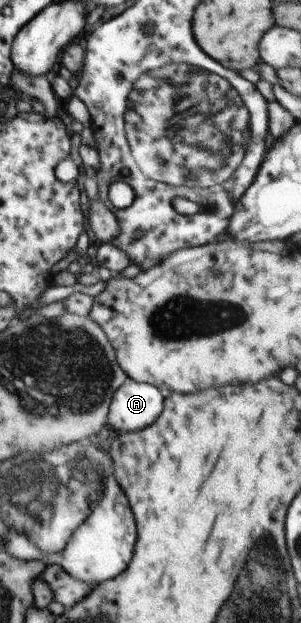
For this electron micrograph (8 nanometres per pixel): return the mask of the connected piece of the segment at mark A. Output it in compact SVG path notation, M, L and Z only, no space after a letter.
M132 379L125 380L111 396L106 423L117 434L142 430L159 419L165 400L155 386Z

